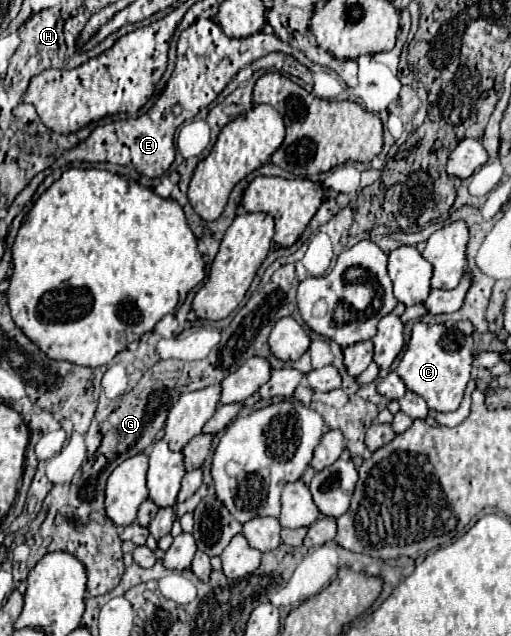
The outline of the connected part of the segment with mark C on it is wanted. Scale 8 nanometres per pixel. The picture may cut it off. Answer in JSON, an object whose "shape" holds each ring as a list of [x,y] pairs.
{"shape":[[[416,322],[396,372],[408,390],[420,394],[426,400],[430,410],[454,412],[464,398],[472,372],[472,360],[472,338],[464,336],[458,328]]]}

